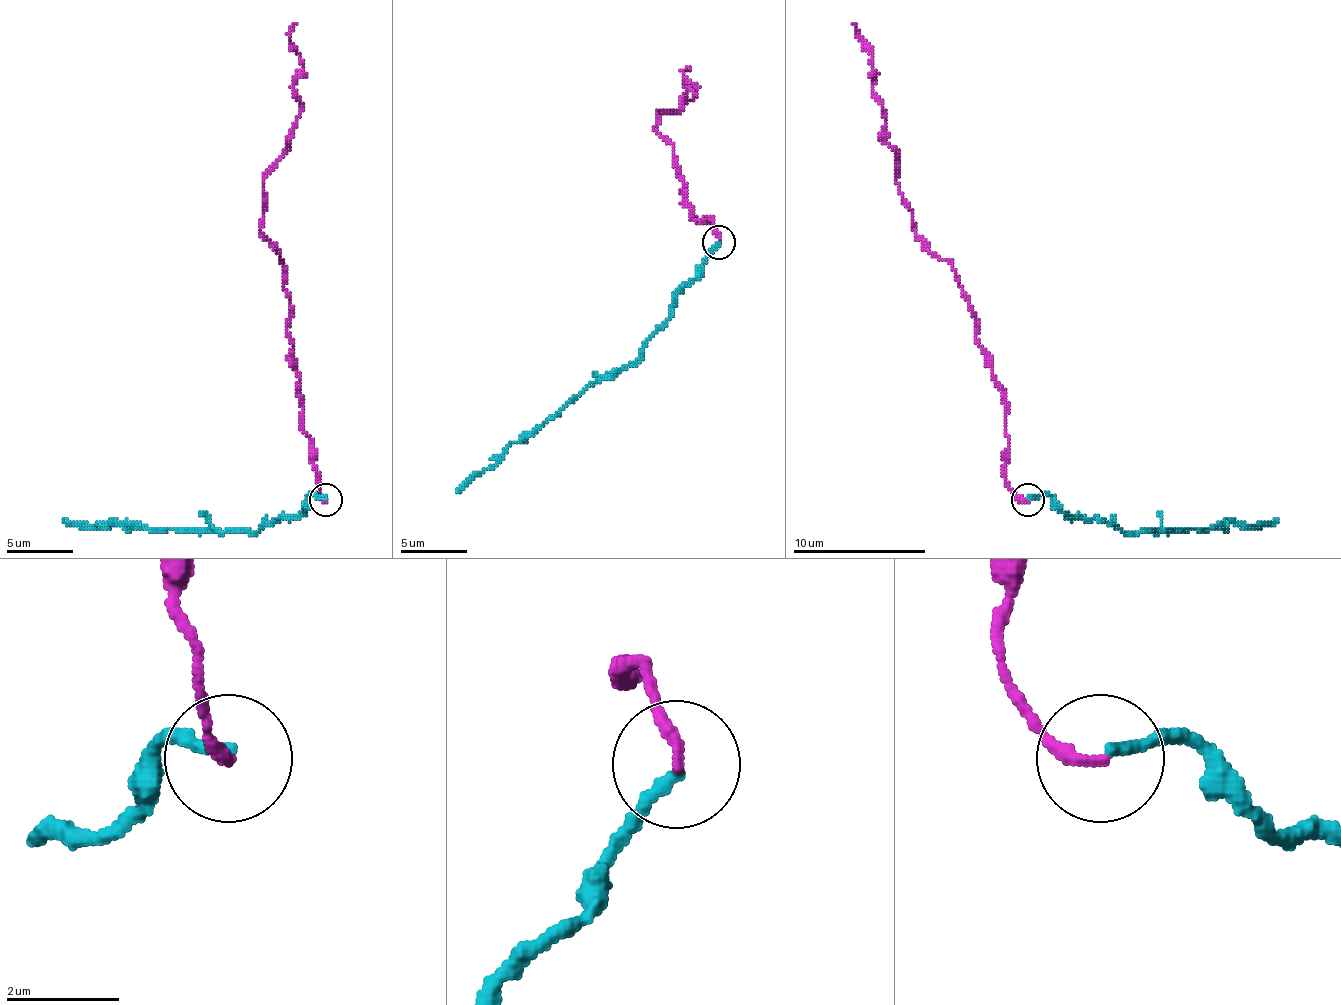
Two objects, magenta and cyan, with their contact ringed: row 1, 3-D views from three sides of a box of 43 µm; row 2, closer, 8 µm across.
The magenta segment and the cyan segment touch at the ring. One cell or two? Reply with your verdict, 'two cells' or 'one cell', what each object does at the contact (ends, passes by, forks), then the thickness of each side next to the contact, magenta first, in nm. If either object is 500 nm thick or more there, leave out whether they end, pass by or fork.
two cells; magenta ends there; cyan ends there; 200 nm thick on the magenta side, 220 nm on the other

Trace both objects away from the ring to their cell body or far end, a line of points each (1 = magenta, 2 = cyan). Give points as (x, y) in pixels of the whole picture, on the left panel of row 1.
1: (326, 499), (303, 429), (279, 253), (260, 229), (263, 176), (299, 113), (296, 23)
2: (326, 499), (313, 495), (296, 515), (276, 519), (256, 532), (140, 529), (117, 522), (70, 525), (63, 519)

